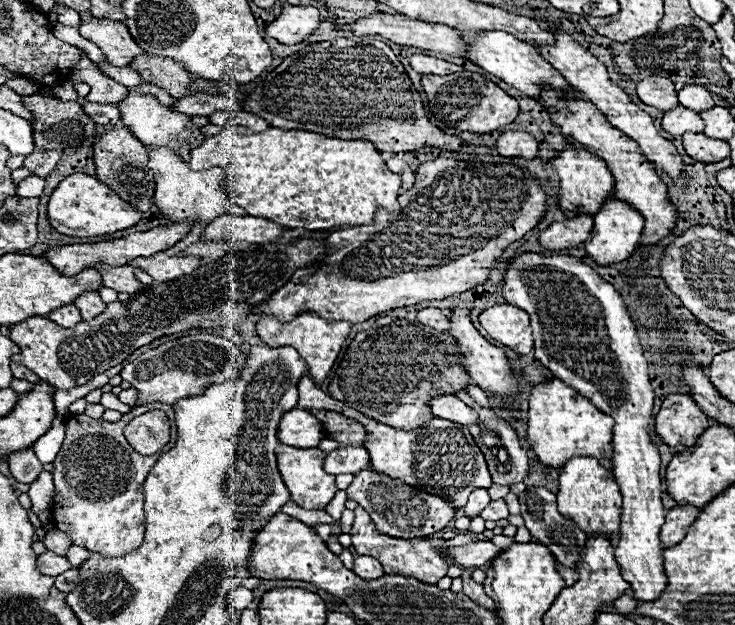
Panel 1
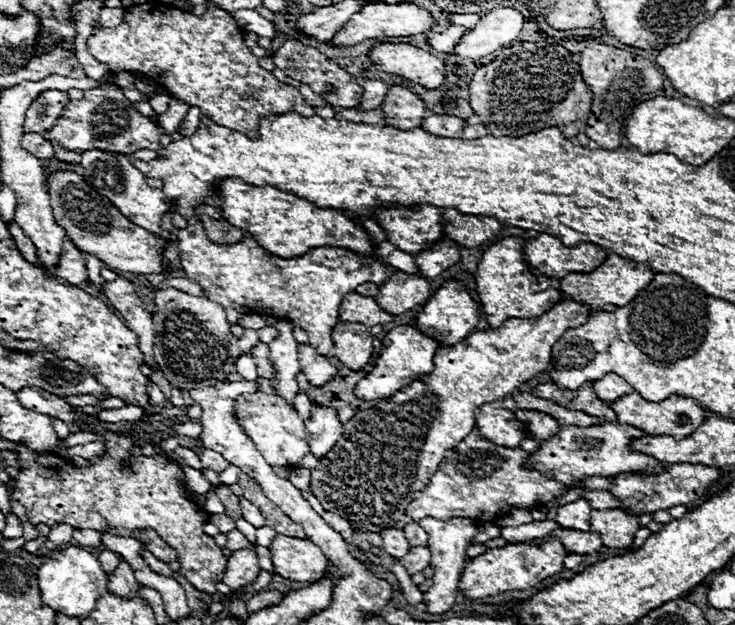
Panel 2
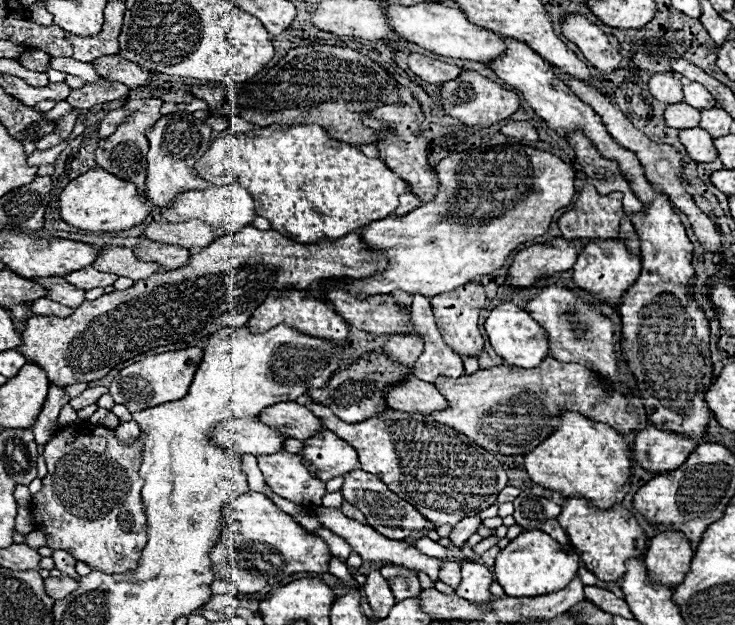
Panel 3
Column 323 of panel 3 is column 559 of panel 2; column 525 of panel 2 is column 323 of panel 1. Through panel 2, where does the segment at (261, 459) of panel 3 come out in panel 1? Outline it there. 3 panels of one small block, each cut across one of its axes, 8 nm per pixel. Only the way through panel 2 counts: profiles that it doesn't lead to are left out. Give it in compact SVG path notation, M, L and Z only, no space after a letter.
M280 444L280 450L276 452L276 458L280 462L280 474L282 474L288 490L290 490L292 500L306 510L324 510L338 490L334 484L334 476L326 474L322 468L326 456L328 454L319 448L302 449L284 446L284 444Z

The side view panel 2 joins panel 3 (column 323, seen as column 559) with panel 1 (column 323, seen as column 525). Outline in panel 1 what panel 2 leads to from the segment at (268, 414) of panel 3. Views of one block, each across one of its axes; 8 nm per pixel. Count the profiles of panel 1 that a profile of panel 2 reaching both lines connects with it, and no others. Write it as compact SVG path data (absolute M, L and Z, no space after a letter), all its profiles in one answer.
M312 410L320 422L324 422L324 428L328 430L328 436L332 440L338 440L342 446L362 446L366 440L366 430L358 420L346 418L338 412L330 410Z

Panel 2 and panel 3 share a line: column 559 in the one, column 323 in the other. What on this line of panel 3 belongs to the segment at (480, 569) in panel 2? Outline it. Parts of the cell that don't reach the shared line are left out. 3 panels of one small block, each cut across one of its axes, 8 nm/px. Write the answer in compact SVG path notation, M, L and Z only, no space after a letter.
M248 492L224 508L224 532L212 548L210 560L214 564L214 574L218 580L234 582L242 594L254 594L270 584L284 580L294 572L328 572L328 562L332 560L332 554L328 554L328 546L322 538L314 538L314 534L304 530L298 522L292 520L292 516L282 512L264 494Z

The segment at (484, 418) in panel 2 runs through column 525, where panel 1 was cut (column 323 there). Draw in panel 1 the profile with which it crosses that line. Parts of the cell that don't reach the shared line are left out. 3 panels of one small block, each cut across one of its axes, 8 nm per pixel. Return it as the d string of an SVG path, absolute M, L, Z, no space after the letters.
M294 408L280 420L278 438L286 446L296 448L316 448L320 440L326 438L322 422L308 410Z

